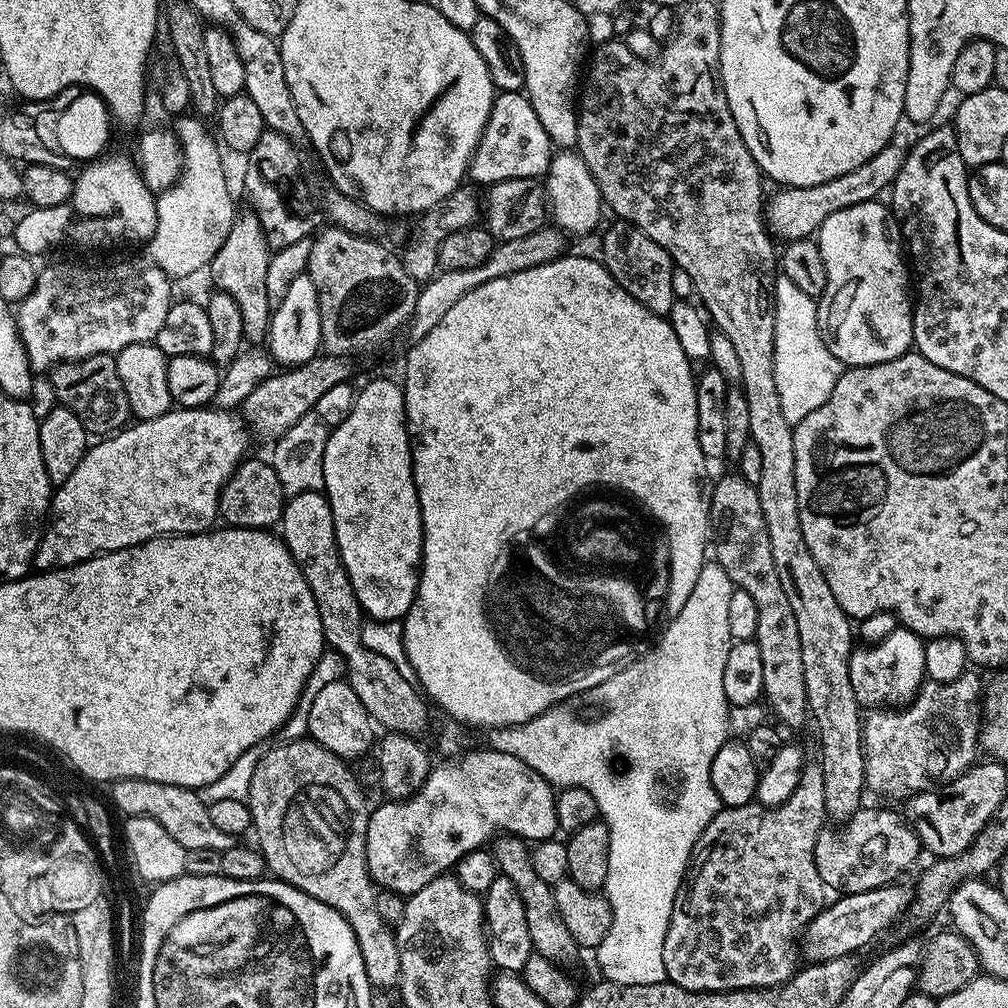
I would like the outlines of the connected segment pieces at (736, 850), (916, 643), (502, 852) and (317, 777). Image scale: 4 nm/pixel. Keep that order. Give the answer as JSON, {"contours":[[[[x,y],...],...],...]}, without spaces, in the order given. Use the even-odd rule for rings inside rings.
{"contours":[[[[819,762],[805,763],[800,771],[798,786],[786,802],[782,802],[777,808],[765,808],[763,804],[756,802],[746,806],[730,808],[721,807],[720,813],[706,826],[706,830],[698,838],[698,842],[692,851],[693,857],[698,858],[694,871],[690,876],[690,883],[681,884],[674,910],[670,918],[670,926],[666,930],[666,942],[664,943],[664,965],[668,980],[673,984],[682,986],[691,992],[733,992],[734,990],[746,990],[747,988],[777,988],[779,984],[785,984],[798,971],[798,941],[804,935],[804,929],[825,907],[826,889],[822,878],[818,874],[818,866],[814,866],[814,842],[818,842],[818,834],[826,827],[826,778],[822,774],[822,766]]],[[[897,626],[882,642],[857,647],[850,658],[850,686],[854,686],[856,700],[862,706],[907,705],[926,680],[924,645],[915,632]]],[[[507,834],[501,835],[495,844],[494,859],[499,875],[510,878],[510,882],[518,886],[518,898],[522,898],[522,906],[526,910],[526,930],[530,930],[530,942],[535,953],[546,956],[561,966],[574,963],[576,955],[581,955],[582,949],[570,934],[570,930],[566,930],[566,922],[562,922],[558,914],[558,906],[554,902],[552,893],[553,885],[542,882],[542,878],[538,878],[532,865],[529,845],[520,837]]],[[[305,738],[280,742],[277,748],[269,747],[250,778],[248,809],[252,815],[251,831],[256,832],[255,843],[267,864],[267,871],[277,880],[284,880],[290,886],[326,902],[354,930],[358,950],[362,954],[362,966],[366,966],[366,978],[373,989],[395,989],[400,983],[400,959],[396,945],[395,931],[382,922],[378,915],[376,893],[368,867],[366,866],[366,830],[370,804],[364,801],[360,784],[352,777],[349,765],[340,756],[335,756],[317,740]]]]}

